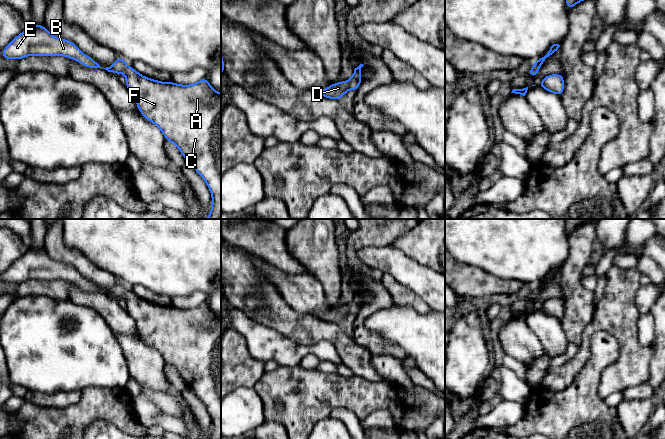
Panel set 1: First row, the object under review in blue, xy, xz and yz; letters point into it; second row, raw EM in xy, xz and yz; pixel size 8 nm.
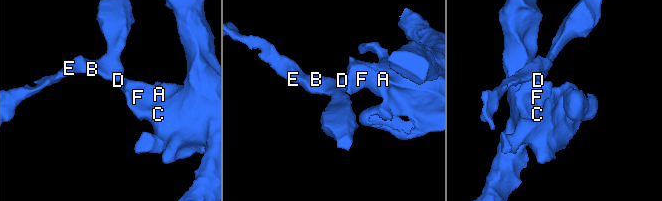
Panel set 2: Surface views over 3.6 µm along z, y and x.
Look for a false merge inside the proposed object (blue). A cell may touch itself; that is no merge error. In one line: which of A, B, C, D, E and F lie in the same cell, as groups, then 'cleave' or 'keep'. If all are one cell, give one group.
groups A B C D E F; keep

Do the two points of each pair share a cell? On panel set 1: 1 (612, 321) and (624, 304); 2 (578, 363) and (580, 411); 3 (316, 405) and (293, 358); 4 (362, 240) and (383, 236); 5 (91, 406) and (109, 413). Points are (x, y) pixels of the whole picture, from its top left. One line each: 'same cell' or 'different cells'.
1: same cell
2: different cells
3: different cells
4: same cell
5: same cell

